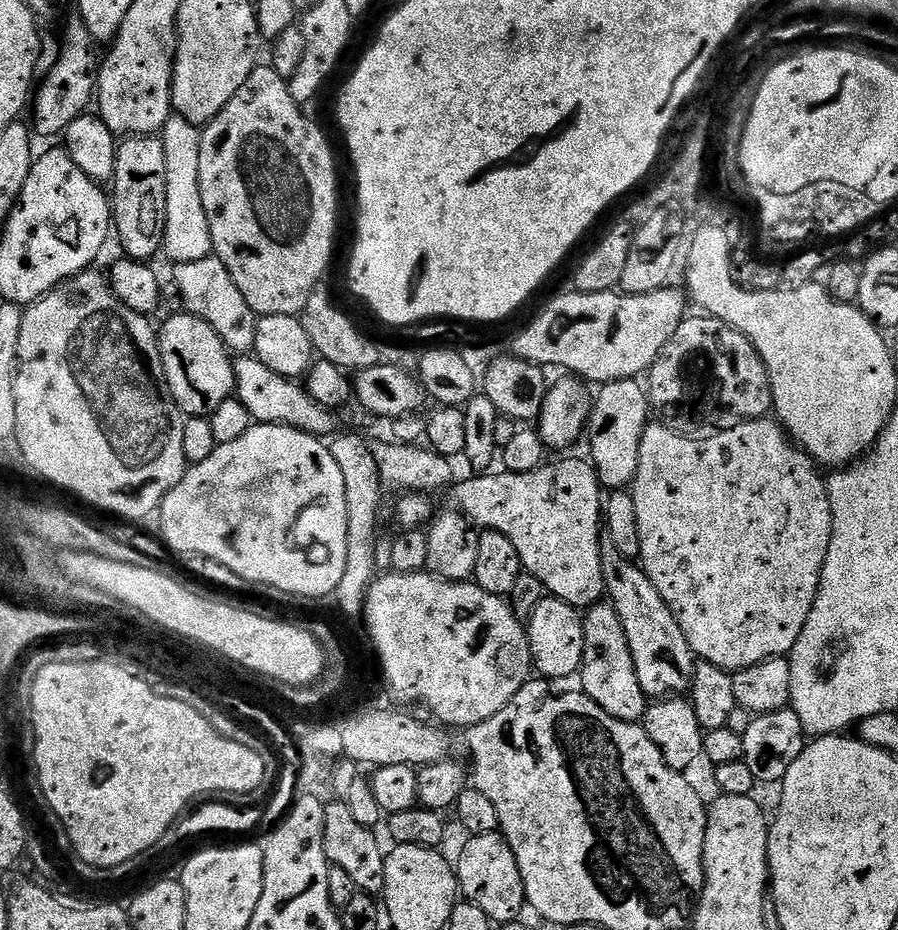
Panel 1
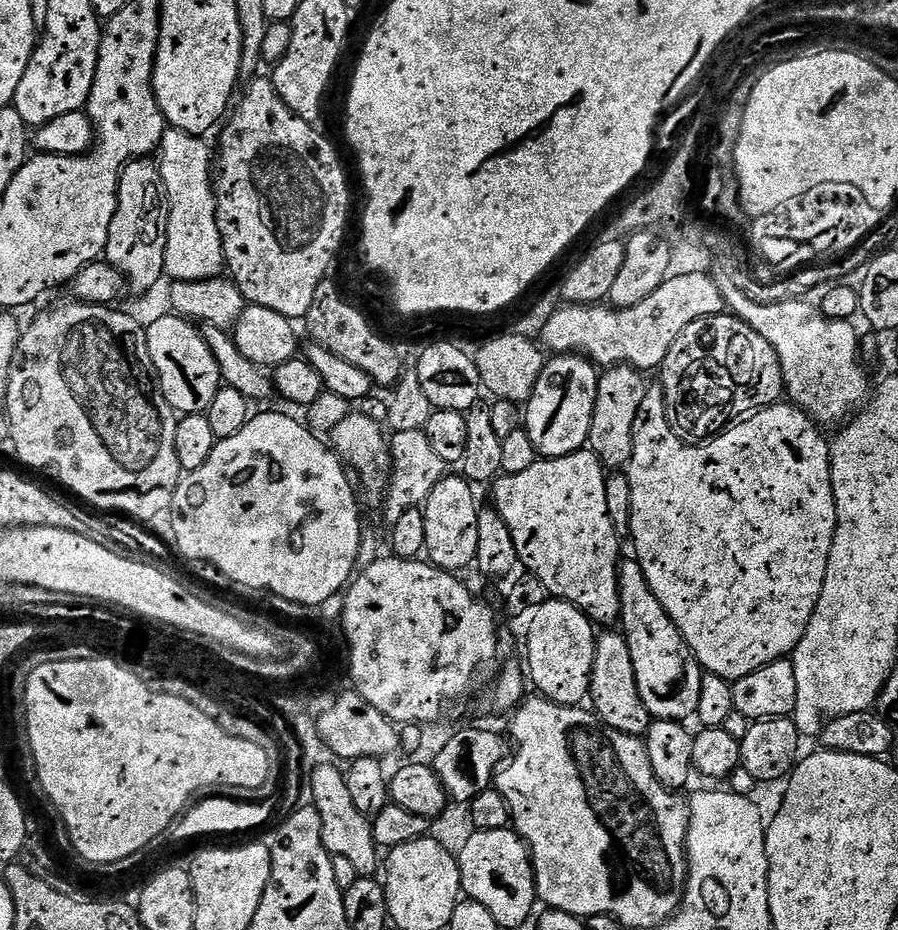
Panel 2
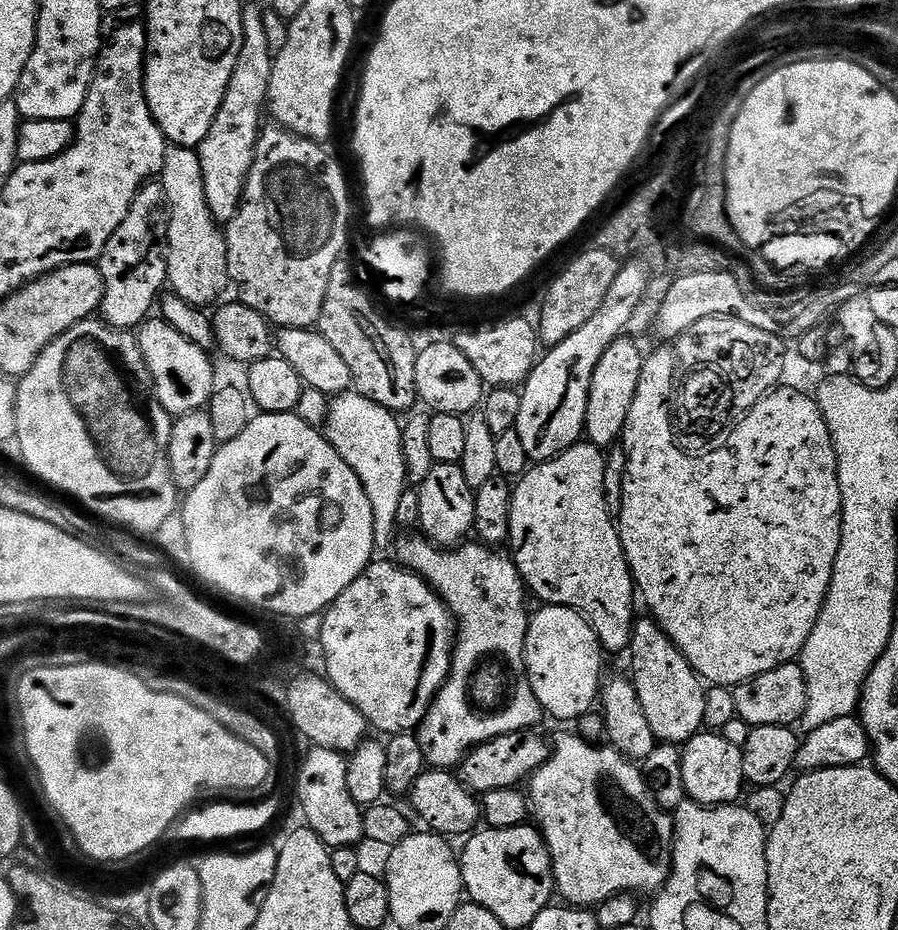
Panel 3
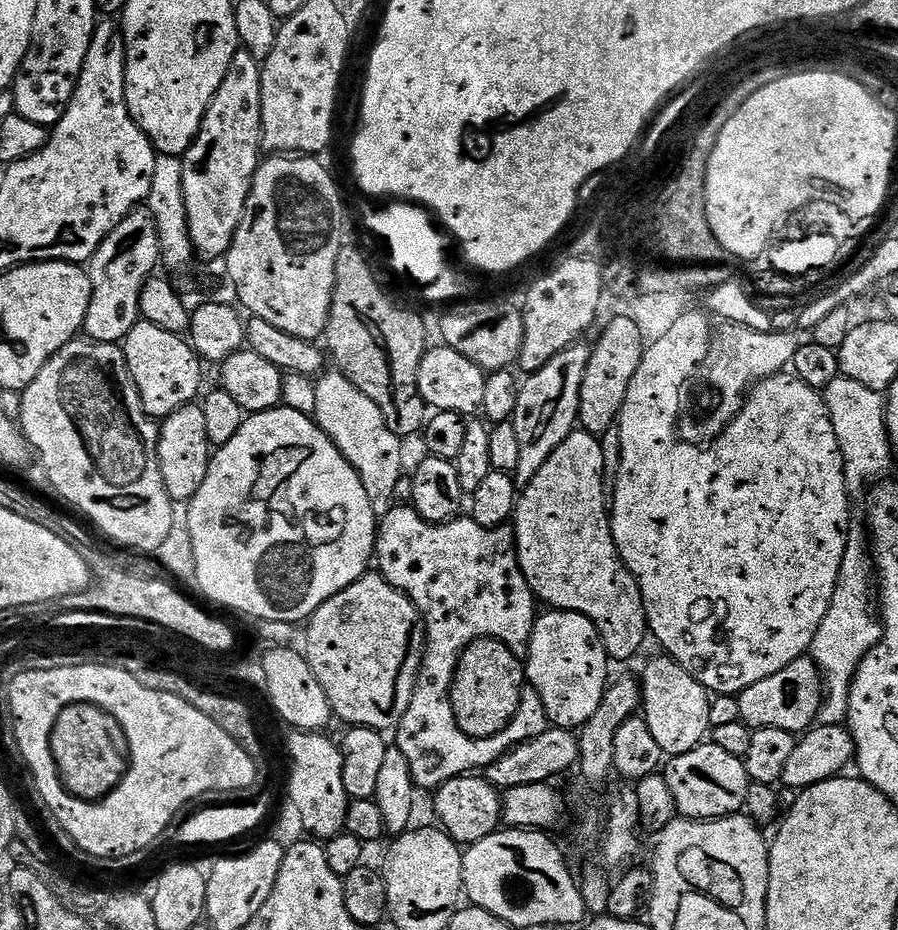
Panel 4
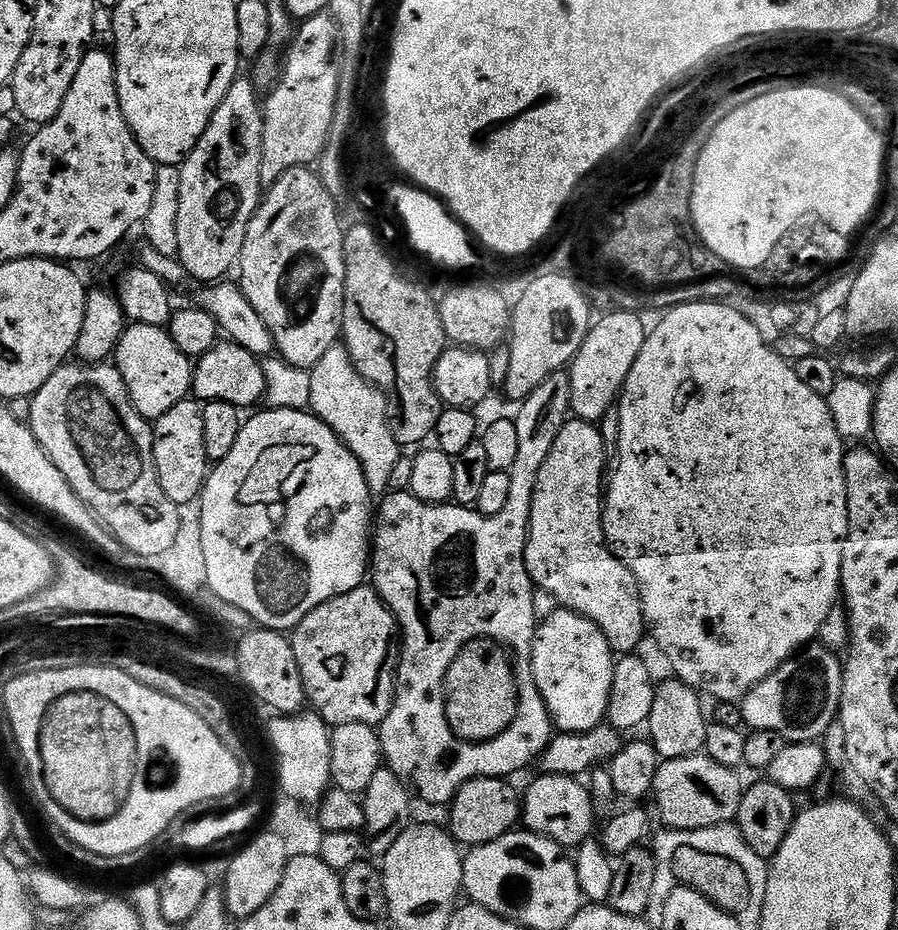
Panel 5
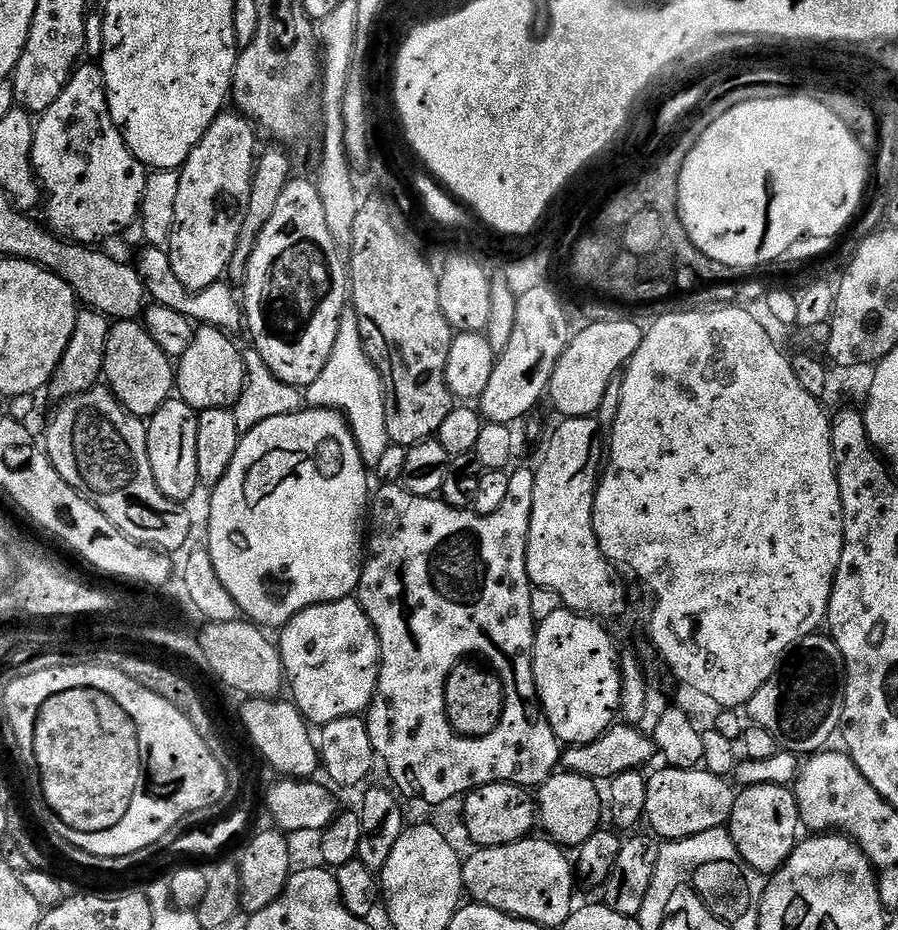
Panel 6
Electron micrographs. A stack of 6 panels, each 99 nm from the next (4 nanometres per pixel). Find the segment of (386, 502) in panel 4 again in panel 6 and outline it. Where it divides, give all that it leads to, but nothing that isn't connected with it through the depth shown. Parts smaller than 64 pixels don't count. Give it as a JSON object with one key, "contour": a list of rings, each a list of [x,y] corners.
{"contour":[[[351,306],[342,310],[342,318],[338,322],[338,338],[334,338],[334,350],[330,350],[330,362],[326,362],[322,374],[318,374],[318,378],[314,378],[314,382],[308,385],[306,400],[311,407],[328,408],[332,412],[339,412],[347,420],[348,429],[354,434],[354,442],[362,454],[365,465],[375,470],[390,443],[386,430],[386,394],[382,374],[374,366],[374,362],[370,362],[364,349],[362,330],[358,328],[358,314]]]}

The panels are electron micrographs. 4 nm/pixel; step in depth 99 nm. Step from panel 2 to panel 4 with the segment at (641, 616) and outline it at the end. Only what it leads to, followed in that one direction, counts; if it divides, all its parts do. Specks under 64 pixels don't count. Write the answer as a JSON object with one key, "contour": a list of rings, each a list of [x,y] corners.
{"contour":[[[660,654],[644,668],[644,678],[639,681],[643,695],[642,715],[650,734],[662,746],[665,757],[681,756],[705,743],[710,736],[710,706],[712,696],[708,689],[667,654]]]}

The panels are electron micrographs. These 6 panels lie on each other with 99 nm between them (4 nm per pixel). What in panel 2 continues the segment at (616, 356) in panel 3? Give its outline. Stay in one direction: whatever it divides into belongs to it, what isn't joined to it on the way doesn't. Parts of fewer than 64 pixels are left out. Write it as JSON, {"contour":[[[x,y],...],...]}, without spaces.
{"contour":[[[629,366],[609,367],[600,376],[600,385],[594,402],[594,418],[590,422],[587,447],[608,470],[620,470],[632,459],[634,446],[634,418],[646,391],[645,373]]]}

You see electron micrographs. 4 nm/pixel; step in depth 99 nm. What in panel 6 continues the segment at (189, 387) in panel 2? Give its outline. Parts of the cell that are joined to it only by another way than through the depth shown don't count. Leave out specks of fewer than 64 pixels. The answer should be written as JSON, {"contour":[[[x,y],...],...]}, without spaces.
{"contour":[[[117,320],[109,327],[104,359],[106,387],[114,393],[116,401],[131,416],[150,418],[173,395],[176,387],[176,370],[173,357],[168,356],[150,338],[143,323],[133,320]]]}

